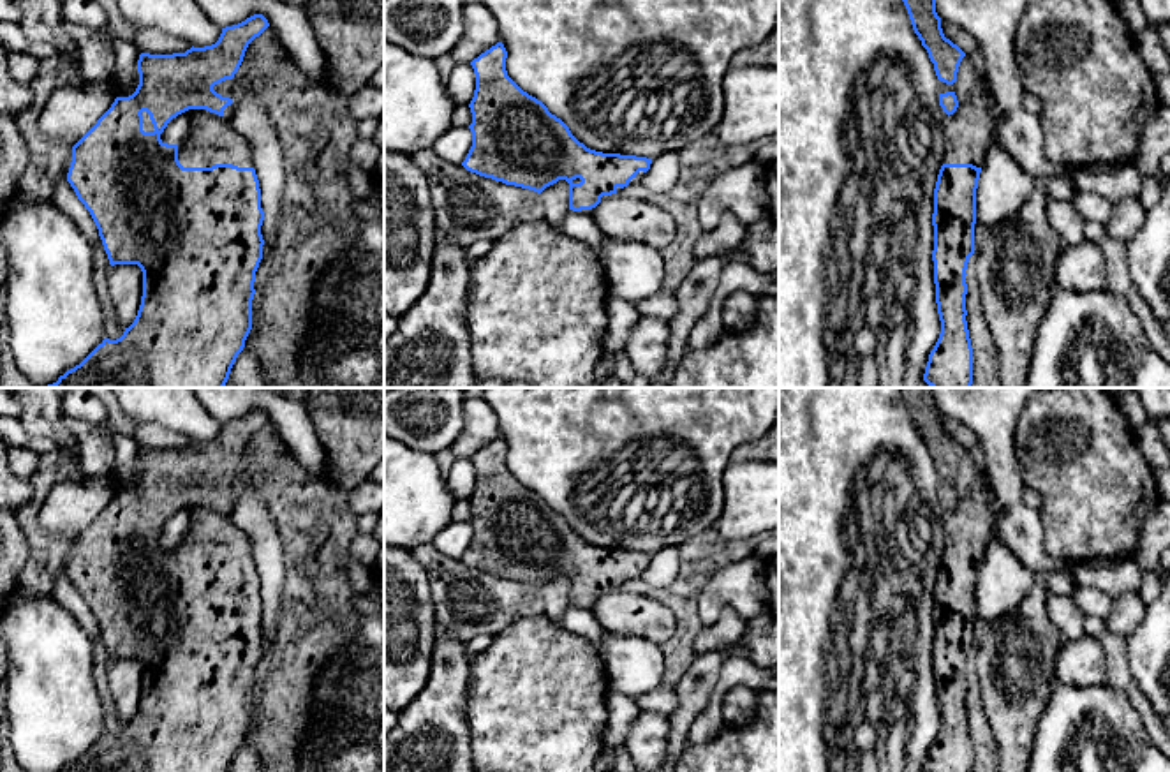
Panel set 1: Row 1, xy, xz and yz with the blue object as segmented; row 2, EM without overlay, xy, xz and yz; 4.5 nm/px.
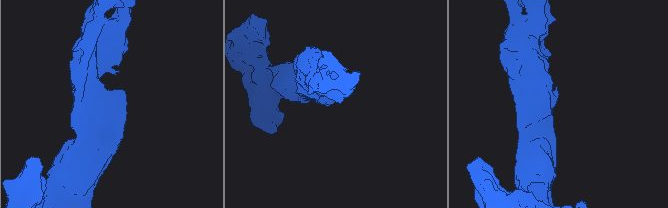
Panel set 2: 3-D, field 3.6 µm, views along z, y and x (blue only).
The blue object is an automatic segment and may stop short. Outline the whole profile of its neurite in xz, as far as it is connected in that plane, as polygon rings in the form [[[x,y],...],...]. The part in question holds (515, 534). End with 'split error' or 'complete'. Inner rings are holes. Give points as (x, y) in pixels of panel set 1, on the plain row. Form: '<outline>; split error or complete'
[[[497,437],[470,457],[476,485],[469,499],[472,541],[462,557],[467,566],[537,589],[559,575],[566,575],[569,578],[569,605],[581,608],[592,608],[606,590],[641,578],[652,553],[587,543],[560,513],[507,471],[506,453],[504,439]]]; split error

